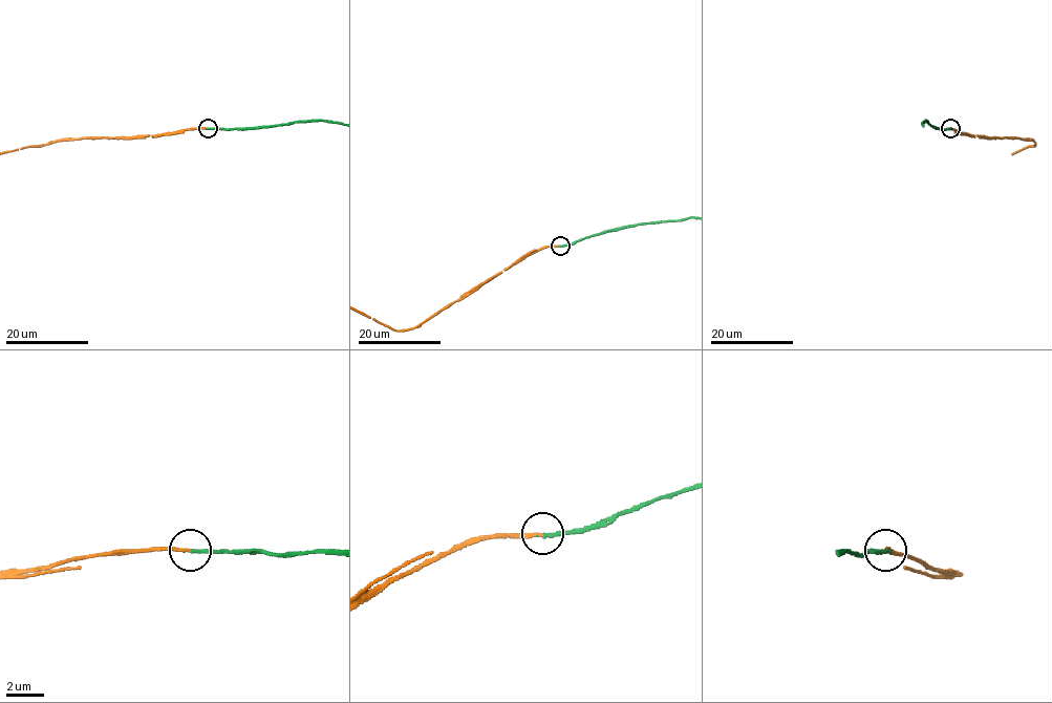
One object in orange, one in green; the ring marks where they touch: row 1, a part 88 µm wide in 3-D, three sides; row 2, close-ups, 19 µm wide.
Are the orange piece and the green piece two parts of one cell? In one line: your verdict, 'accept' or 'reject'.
accept

